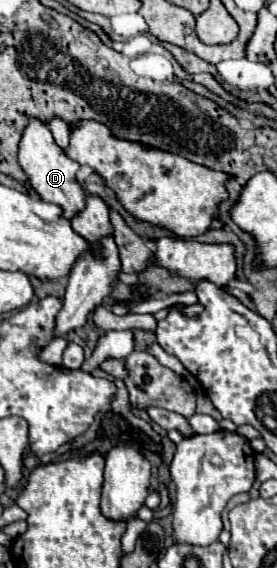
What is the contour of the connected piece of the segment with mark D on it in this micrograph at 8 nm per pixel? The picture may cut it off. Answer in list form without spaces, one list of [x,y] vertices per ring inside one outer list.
[[[28,117],[28,125],[26,125],[22,139],[20,139],[18,161],[20,161],[22,169],[26,171],[30,185],[36,189],[36,193],[44,201],[60,205],[64,209],[64,217],[70,219],[84,207],[84,189],[76,181],[76,171],[80,169],[80,165],[76,161],[72,161],[62,151],[62,147],[56,145],[52,133],[48,131],[48,125],[44,121],[40,121],[38,117]]]

